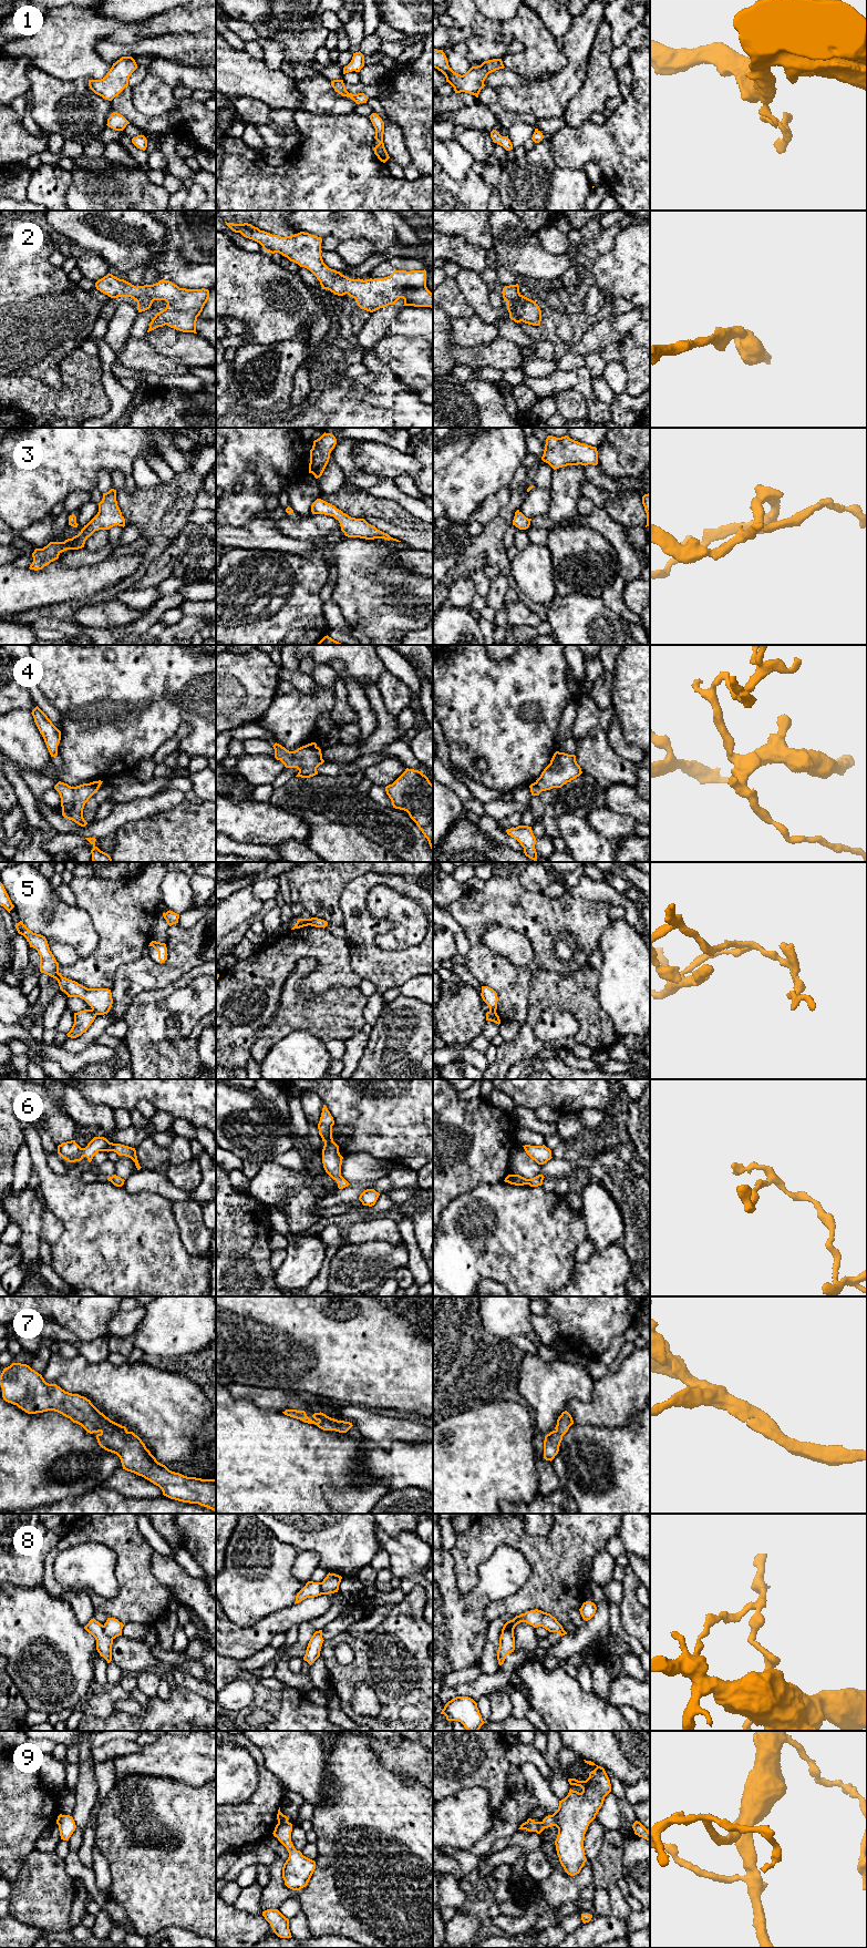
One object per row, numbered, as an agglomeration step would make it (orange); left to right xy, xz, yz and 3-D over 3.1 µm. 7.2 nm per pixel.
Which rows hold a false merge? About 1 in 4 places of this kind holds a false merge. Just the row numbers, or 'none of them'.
5, 8

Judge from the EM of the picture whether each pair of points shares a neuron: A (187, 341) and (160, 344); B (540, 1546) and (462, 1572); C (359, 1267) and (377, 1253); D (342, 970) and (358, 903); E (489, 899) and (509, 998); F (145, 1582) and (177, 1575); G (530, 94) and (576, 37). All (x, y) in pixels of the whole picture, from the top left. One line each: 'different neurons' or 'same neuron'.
A: same neuron
B: same neuron
C: same neuron
D: different neurons
E: same neuron
F: different neurons
G: same neuron

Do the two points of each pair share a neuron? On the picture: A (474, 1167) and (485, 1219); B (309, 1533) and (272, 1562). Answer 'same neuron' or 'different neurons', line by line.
A: different neurons
B: different neurons

